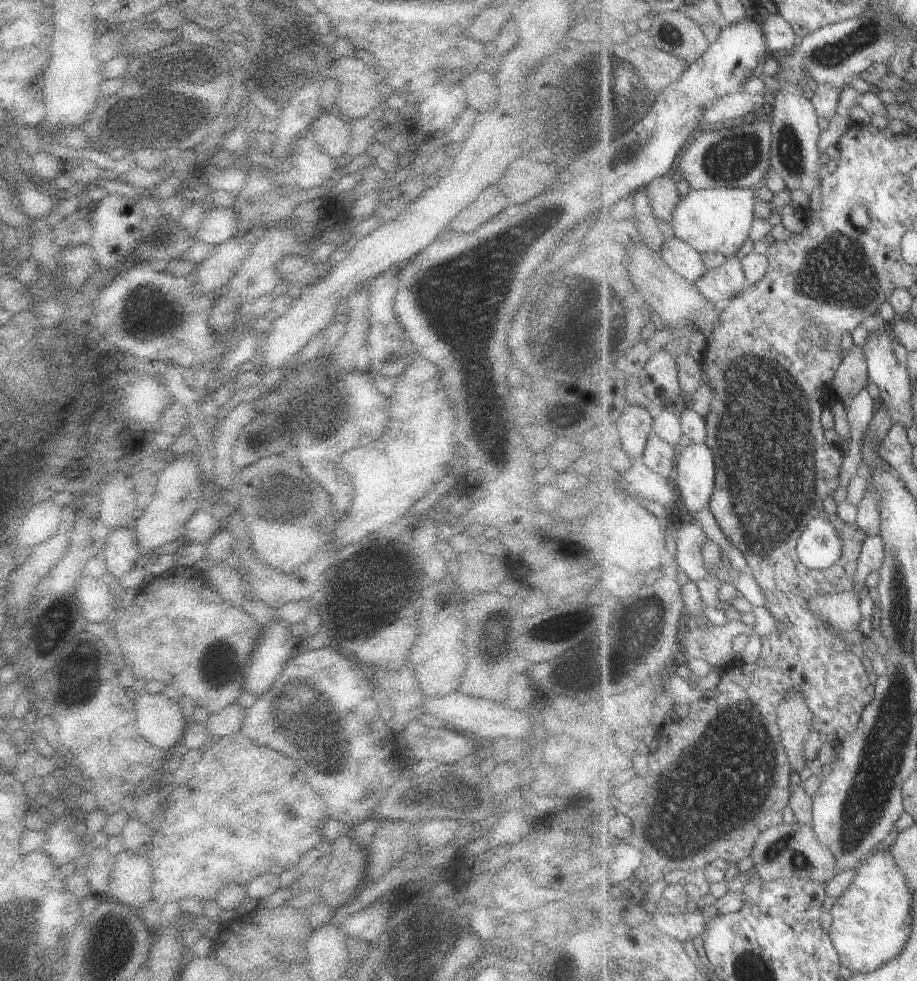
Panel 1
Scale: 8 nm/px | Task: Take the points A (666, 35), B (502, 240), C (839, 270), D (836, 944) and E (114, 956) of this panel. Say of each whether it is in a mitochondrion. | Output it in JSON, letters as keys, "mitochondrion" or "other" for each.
{"A":"other","B":"other","C":"mitochondrion","D":"other","E":"other"}

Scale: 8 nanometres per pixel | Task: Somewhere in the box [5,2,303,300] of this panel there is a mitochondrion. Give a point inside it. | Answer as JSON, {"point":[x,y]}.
{"point":[161,104]}

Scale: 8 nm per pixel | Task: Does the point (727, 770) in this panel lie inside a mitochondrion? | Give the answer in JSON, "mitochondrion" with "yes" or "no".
{"mitochondrion":"yes"}

